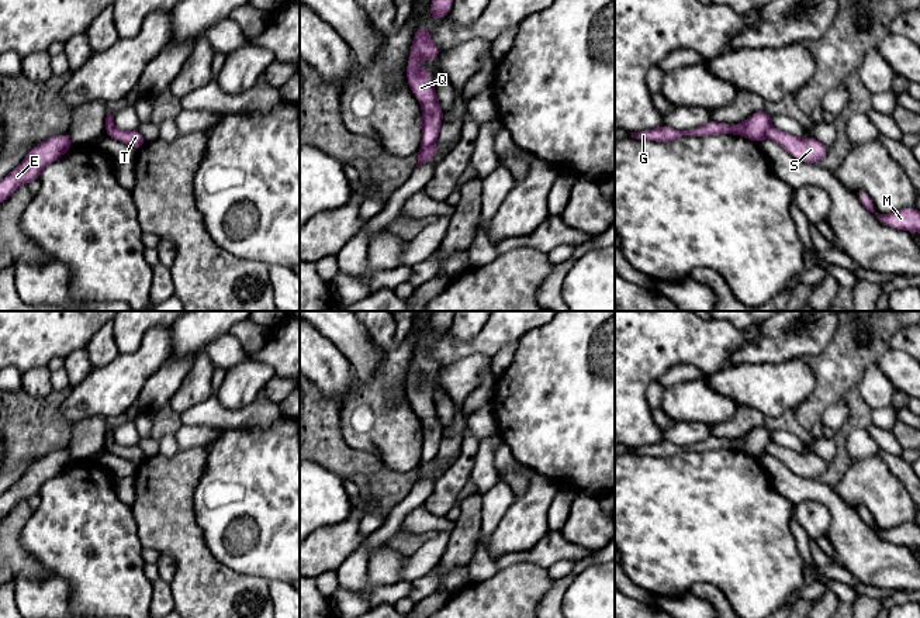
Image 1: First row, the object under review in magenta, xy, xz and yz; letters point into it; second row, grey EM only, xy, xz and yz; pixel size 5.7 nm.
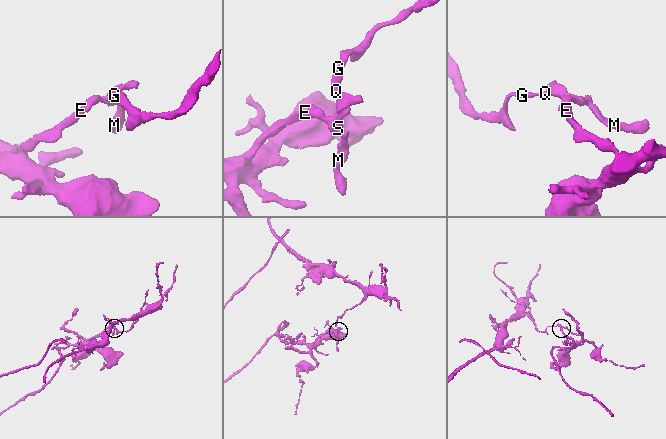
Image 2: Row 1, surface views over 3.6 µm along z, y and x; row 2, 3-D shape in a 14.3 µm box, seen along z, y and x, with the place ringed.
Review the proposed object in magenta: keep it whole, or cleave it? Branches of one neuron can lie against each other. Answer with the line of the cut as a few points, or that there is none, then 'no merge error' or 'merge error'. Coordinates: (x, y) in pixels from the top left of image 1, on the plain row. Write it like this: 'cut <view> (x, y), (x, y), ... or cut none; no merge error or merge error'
cut xz (433, 459), (422, 463); merge error

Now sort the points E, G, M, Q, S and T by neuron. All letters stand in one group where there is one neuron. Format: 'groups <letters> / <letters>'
groups E M S T / G Q

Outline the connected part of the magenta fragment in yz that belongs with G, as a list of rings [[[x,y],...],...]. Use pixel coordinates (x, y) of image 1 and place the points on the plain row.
[[[762,425],[753,428],[744,438],[740,439],[723,439],[710,435],[706,439],[689,446],[678,446],[663,439],[658,443],[632,448],[632,453],[654,458],[671,458],[682,450],[709,452],[715,449],[733,449],[746,452],[753,458],[760,459],[769,442],[771,431]]]

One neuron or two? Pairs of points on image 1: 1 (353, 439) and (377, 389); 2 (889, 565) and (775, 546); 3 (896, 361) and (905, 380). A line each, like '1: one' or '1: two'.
1: one
2: two
3: one

